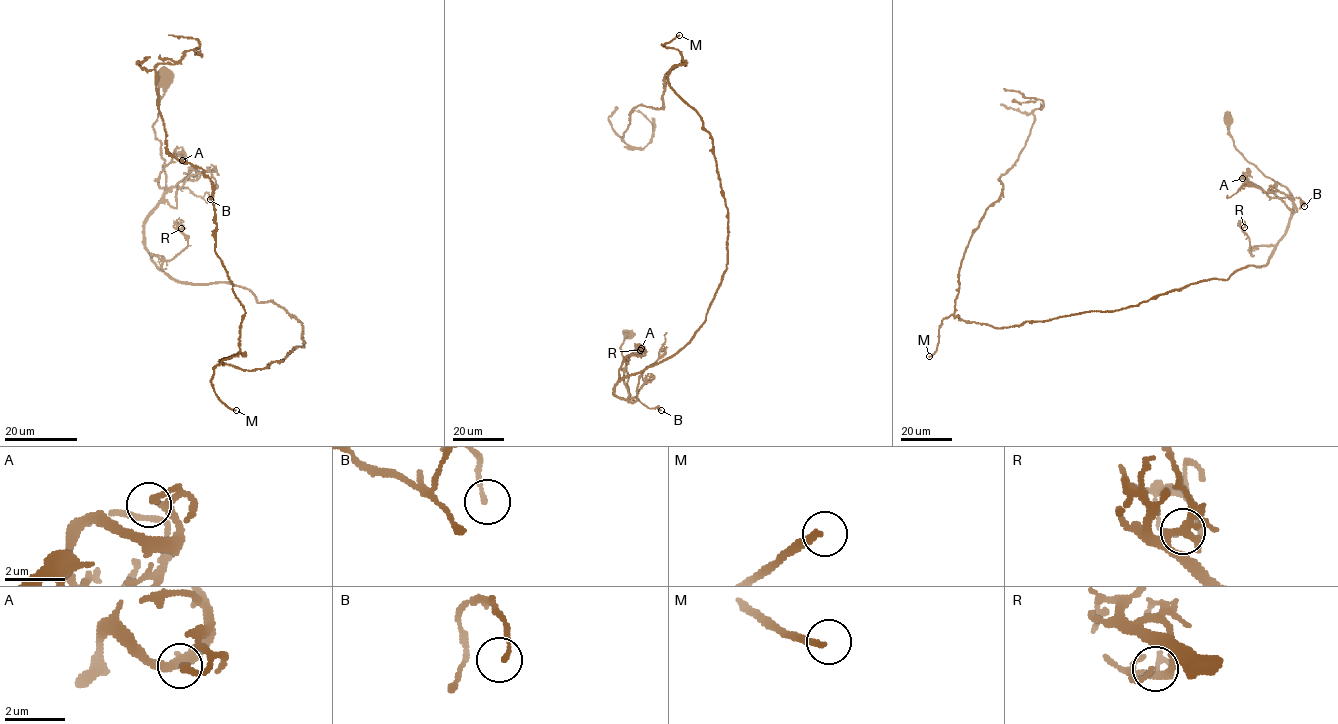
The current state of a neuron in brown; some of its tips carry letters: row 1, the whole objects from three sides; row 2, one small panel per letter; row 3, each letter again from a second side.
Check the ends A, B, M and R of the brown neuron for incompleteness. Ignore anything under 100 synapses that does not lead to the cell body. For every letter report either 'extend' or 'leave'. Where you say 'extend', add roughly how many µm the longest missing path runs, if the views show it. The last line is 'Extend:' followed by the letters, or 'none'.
A: leave
B: leave
M: extend | 120 µm
R: leave
Extend: M

